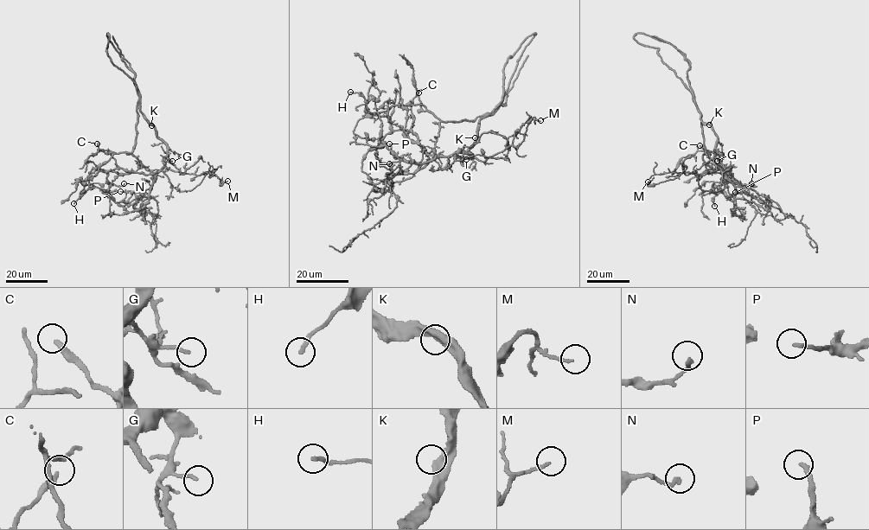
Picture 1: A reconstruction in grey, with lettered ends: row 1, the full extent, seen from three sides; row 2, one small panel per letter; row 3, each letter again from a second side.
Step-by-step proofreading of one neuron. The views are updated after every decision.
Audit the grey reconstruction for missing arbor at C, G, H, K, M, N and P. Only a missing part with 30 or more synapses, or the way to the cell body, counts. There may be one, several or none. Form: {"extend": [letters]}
{"extend": []}

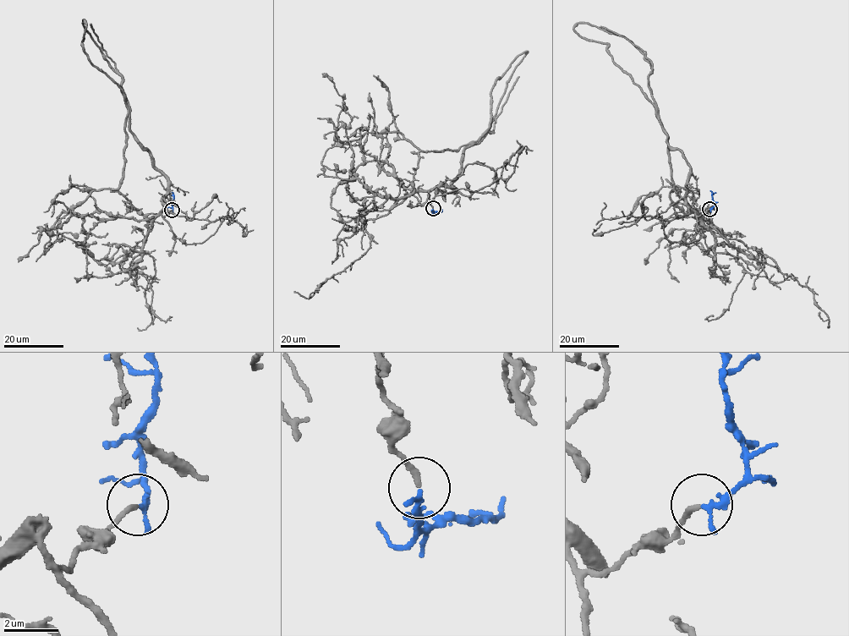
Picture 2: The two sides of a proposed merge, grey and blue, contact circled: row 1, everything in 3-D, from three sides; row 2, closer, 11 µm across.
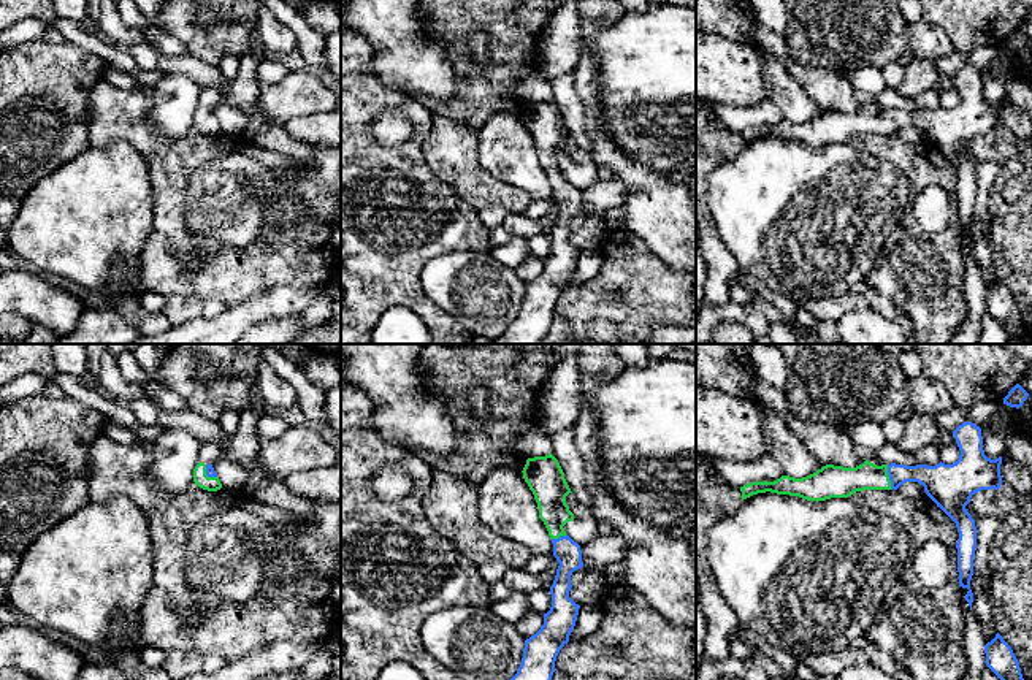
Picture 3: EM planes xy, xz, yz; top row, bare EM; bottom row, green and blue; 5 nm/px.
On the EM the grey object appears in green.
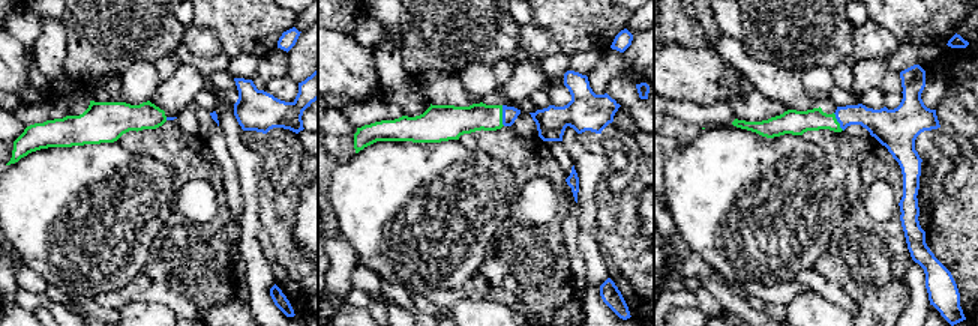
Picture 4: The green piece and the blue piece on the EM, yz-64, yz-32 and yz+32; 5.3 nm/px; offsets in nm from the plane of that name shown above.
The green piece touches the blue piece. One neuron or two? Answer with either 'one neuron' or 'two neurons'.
one neuron

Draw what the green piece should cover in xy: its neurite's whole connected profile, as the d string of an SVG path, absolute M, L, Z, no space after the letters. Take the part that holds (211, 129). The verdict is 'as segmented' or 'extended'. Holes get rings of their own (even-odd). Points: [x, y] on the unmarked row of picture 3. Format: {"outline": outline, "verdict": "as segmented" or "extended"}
{"outline": "M198 108L193 114L193 127L208 136L217 136L222 133L212 109Z", "verdict": "extended"}

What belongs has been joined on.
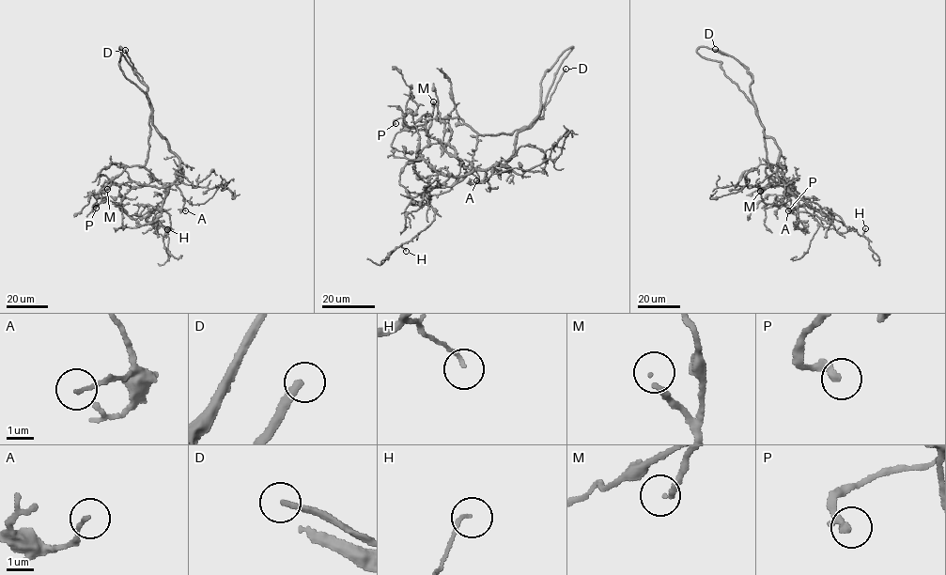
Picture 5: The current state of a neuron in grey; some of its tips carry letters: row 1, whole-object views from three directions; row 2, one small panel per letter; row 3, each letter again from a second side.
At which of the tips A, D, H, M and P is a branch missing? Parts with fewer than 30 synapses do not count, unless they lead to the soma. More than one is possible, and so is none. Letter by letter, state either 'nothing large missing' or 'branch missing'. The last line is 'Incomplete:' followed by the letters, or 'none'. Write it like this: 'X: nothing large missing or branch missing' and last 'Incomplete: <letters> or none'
A: nothing large missing
D: branch missing
H: nothing large missing
M: branch missing
P: nothing large missing
Incomplete: D, M

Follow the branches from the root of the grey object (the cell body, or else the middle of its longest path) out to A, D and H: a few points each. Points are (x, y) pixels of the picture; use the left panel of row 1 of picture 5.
A: (150, 172), (165, 187), (175, 184), (184, 198), (182, 209), (185, 210)
D: (150, 172), (145, 166), (151, 104), (147, 86), (135, 74), (125, 50)
H: (150, 172), (165, 192), (163, 201), (154, 208), (169, 213), (170, 225), (167, 229)

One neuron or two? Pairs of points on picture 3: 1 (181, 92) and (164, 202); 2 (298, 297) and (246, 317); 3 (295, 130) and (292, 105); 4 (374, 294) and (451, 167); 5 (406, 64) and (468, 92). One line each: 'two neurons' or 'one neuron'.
1: two neurons
2: one neuron
3: two neurons
4: two neurons
5: two neurons

